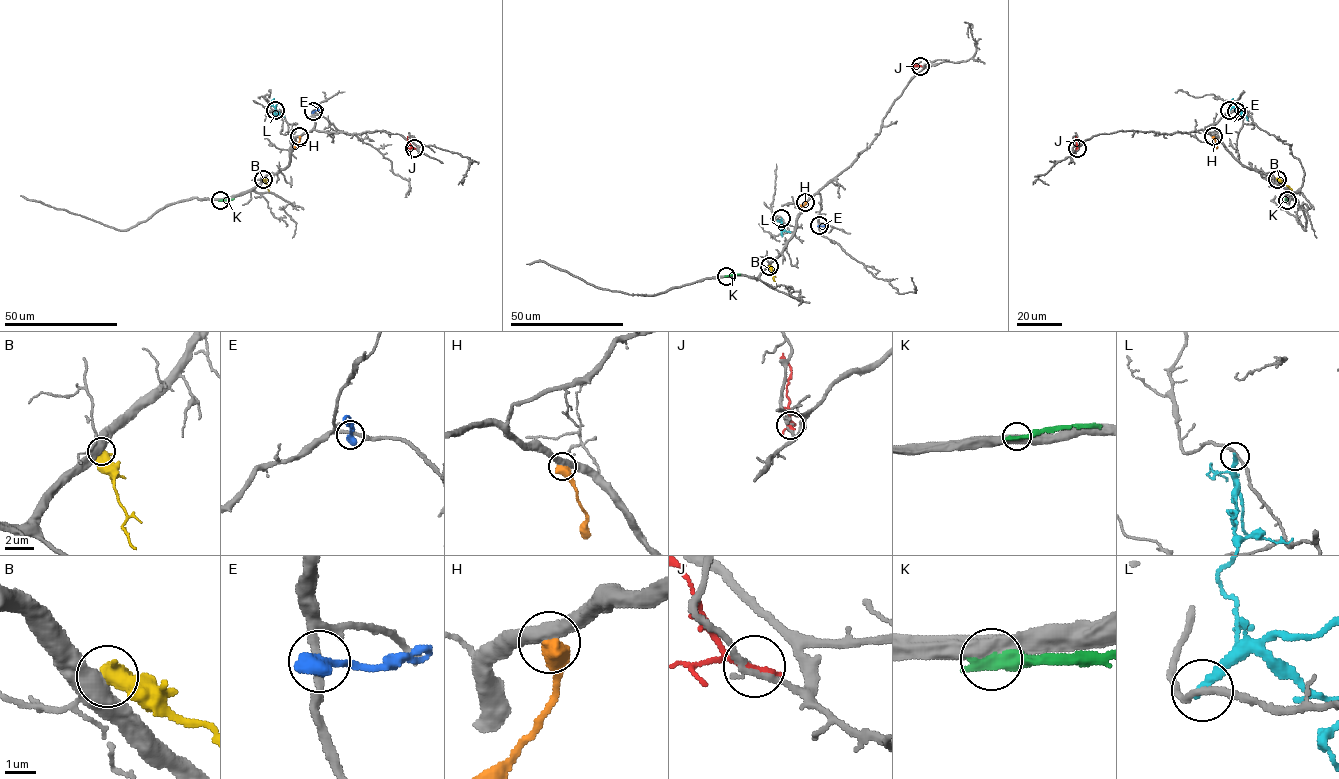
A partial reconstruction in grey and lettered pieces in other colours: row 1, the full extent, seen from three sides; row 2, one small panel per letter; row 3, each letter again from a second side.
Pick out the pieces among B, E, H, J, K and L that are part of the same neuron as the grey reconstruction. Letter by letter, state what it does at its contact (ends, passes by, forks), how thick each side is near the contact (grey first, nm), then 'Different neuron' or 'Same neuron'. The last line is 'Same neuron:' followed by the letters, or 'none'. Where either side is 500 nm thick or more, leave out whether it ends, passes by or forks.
B: Thickness 440 nm (grey) against 700 nm. Different neuron
E: Thickness 240 nm (grey) against 600 nm. Different neuron
H: Thickness 480 nm (grey) against 600 nm. Different neuron
J: It ends there. Thickness 200 nm (grey) against 240 nm. Different neuron
K: Thickness 550 nm (grey) against 440 nm. Different neuron
L: It ends there. Thickness 190 nm (grey) against 300 nm. Different neuron
Same neuron: none

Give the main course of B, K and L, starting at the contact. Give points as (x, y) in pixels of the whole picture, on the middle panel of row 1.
B: (769, 266), (775, 281)
K: (726, 276), (740, 274)
L: (781, 218), (781, 230), (790, 231)

